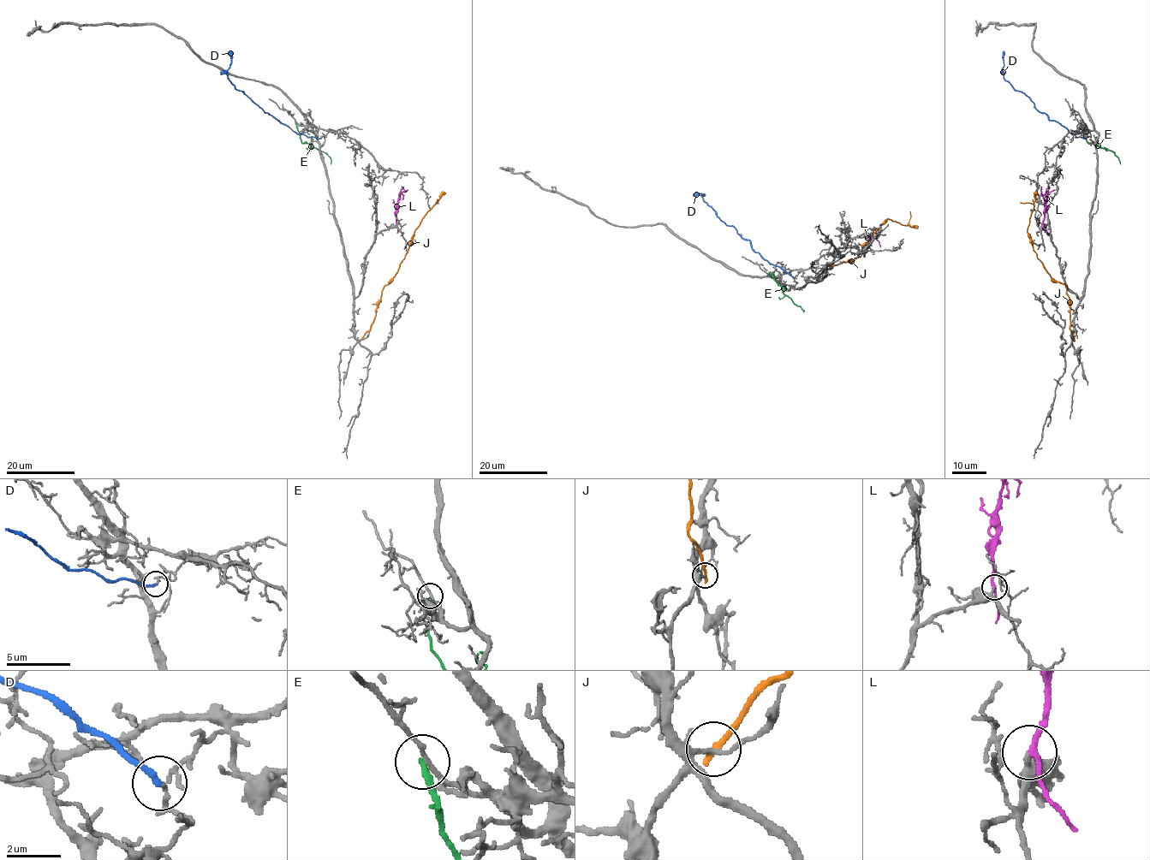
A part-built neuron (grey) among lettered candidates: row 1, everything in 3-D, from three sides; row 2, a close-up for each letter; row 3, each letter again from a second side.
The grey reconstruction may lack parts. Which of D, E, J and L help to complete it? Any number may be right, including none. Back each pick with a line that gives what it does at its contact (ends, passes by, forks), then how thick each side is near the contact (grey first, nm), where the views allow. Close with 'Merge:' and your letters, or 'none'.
L: it passes by; calibres 240 and 200 nm
Merge: L

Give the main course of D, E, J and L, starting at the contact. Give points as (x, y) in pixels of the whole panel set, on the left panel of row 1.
D: (321, 138), (297, 134), (265, 112), (242, 91), (236, 89), (227, 78), (226, 70), (230, 63), (228, 51)
E: (295, 121), (300, 140), (323, 151), (330, 158), (330, 164)
J: (360, 340), (370, 328), (383, 287), (397, 271), (405, 257), (414, 229), (443, 192)
L: (396, 223), (398, 196), (408, 190)

